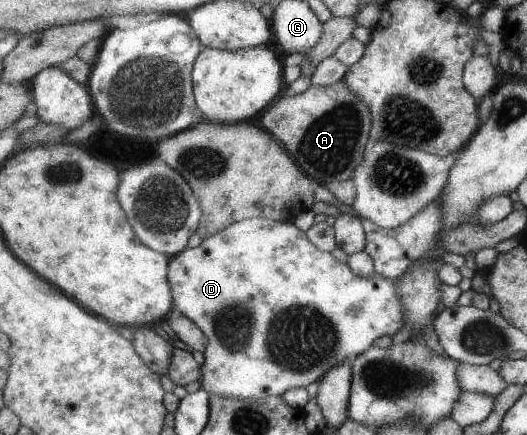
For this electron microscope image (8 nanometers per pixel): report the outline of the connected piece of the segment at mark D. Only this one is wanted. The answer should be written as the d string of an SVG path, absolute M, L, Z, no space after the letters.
M259 217L235 222L223 231L204 239L199 247L187 247L181 253L172 256L168 267L168 278L172 285L175 312L197 322L210 339L204 353L205 362L202 365L202 386L210 396L225 395L225 397L263 400L269 396L282 396L289 389L307 387L323 379L325 373L337 367L339 363L352 362L360 353L375 345L375 341L380 338L396 335L405 325L405 311L403 311L403 301L397 293L397 285L399 285L397 280L379 274L363 277L355 273L348 263L339 261L333 253L315 247L308 238L308 233L299 229L297 224L291 221L280 222Z

